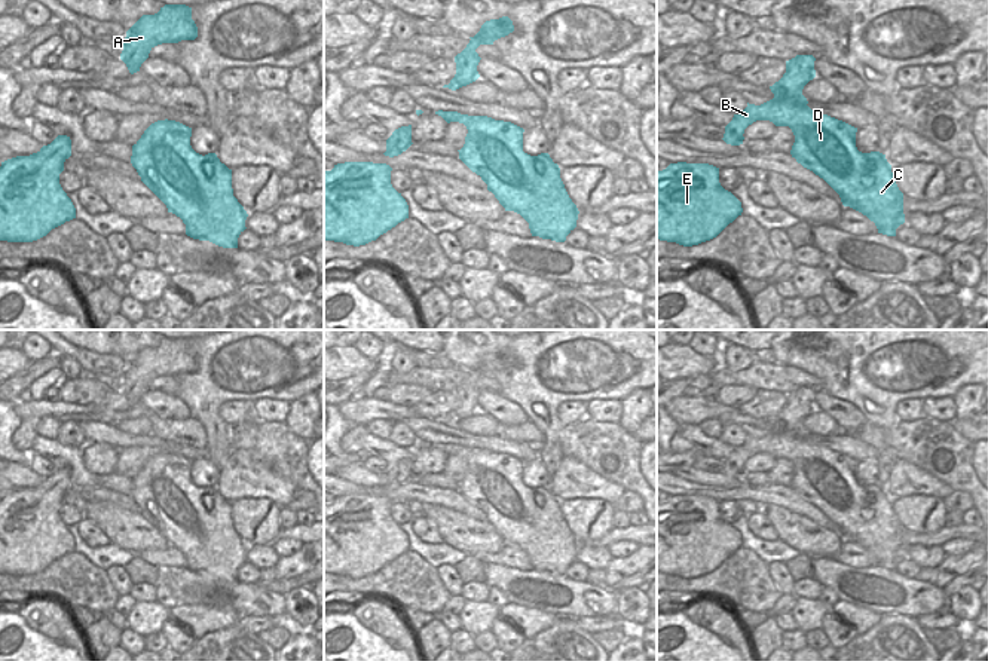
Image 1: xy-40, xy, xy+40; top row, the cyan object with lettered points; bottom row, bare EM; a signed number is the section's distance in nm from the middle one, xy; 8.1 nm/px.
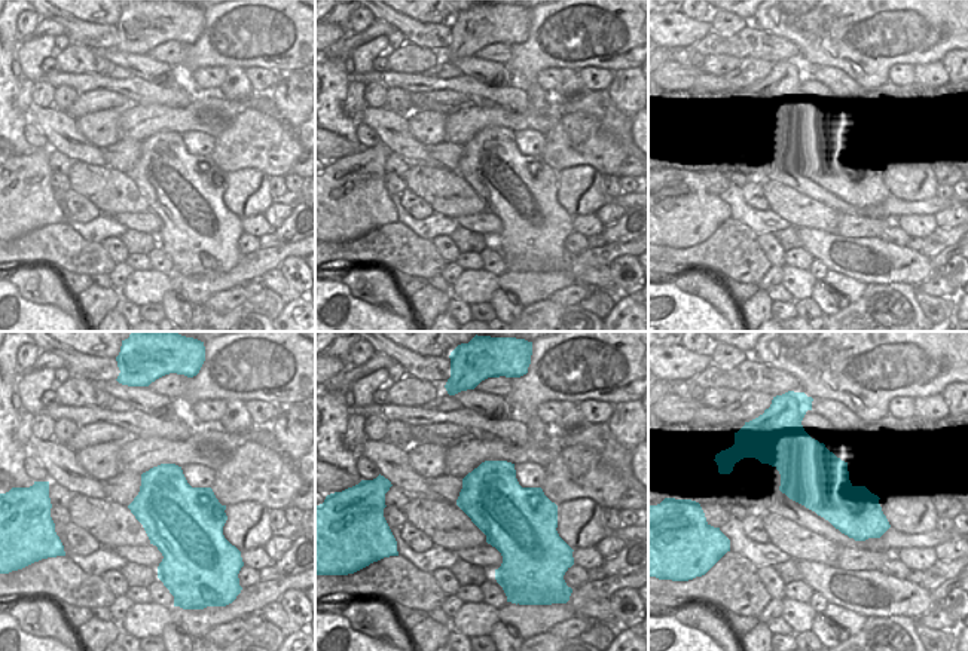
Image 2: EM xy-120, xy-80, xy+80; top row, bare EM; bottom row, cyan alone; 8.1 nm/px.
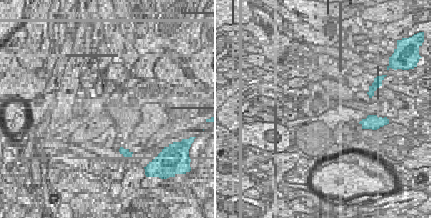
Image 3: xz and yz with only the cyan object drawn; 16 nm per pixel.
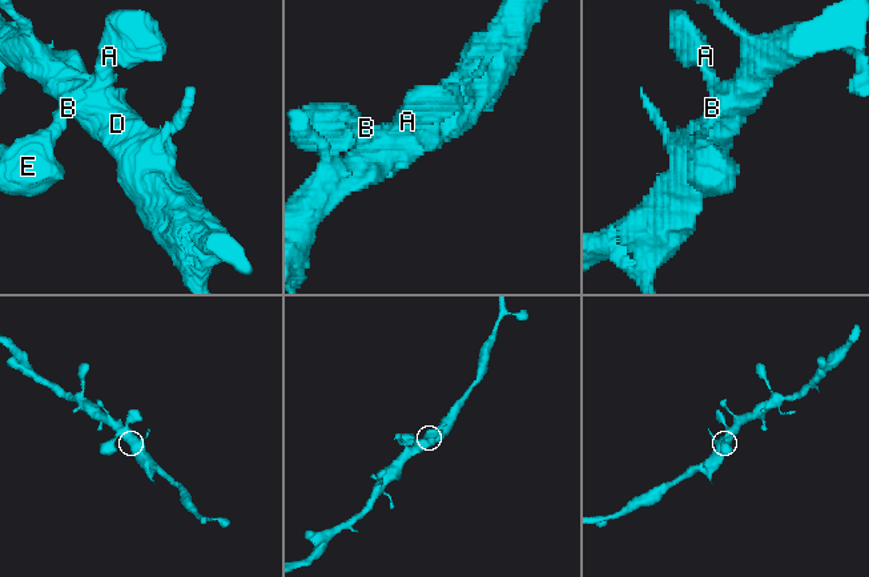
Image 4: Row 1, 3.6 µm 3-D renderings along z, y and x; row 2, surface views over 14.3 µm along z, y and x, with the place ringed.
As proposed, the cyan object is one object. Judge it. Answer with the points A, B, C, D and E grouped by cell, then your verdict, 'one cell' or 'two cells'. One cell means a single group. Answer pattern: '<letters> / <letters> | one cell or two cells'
A B C D E | one cell

